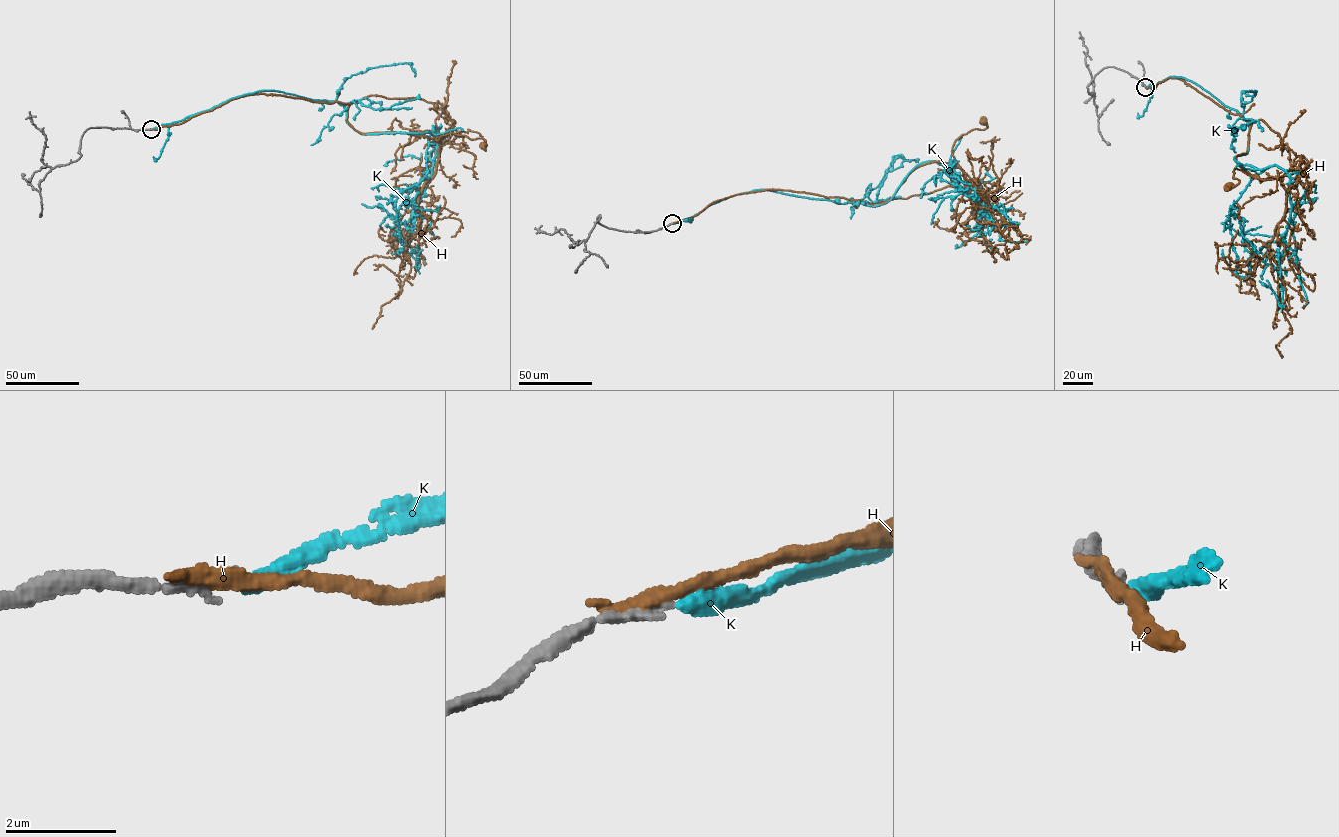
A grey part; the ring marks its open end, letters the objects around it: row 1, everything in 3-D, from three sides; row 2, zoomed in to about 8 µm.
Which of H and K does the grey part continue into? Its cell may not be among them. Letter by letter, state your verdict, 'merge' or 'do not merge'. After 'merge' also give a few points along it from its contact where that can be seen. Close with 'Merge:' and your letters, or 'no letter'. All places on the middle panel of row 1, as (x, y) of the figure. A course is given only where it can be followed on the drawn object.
H: do not merge
K: do not merge
Merge: no letter

